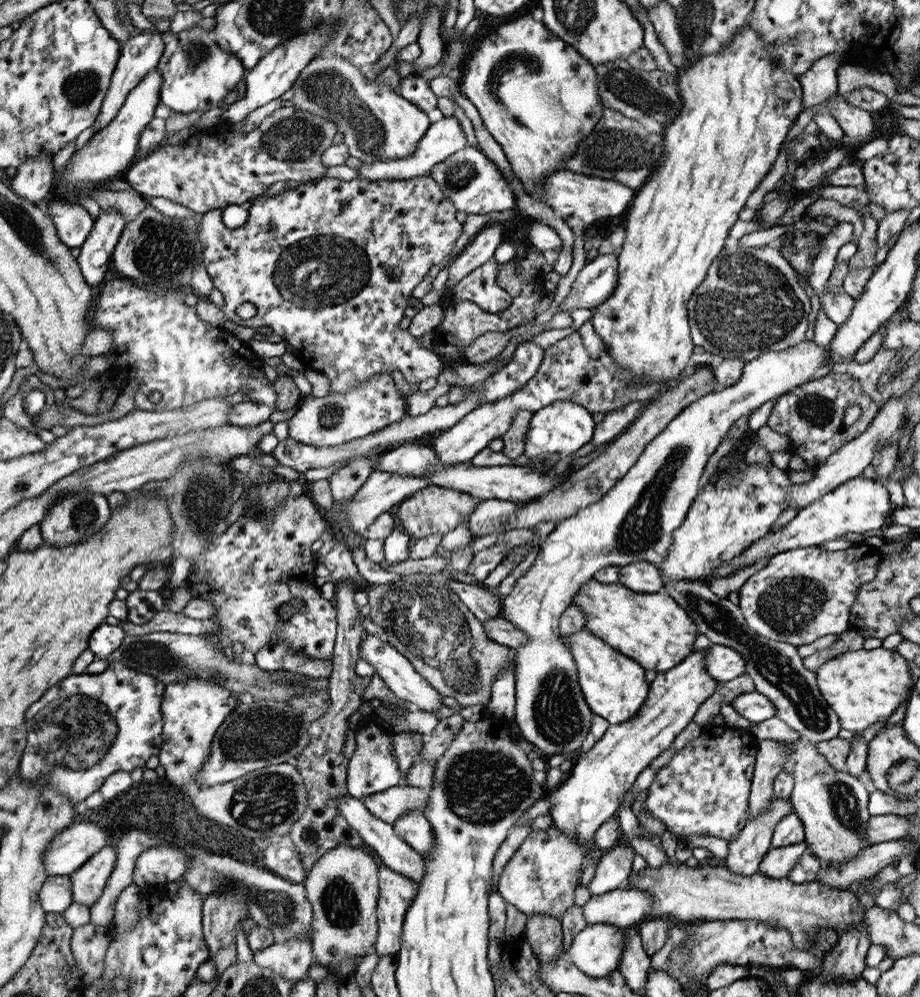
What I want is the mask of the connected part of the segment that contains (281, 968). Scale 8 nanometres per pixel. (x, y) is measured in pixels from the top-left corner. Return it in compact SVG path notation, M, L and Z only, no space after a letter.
M308 938L281 941L278 946L272 944L260 952L254 952L252 958L257 966L268 966L271 973L282 976L288 981L298 981L306 977L315 958L313 957L311 941Z

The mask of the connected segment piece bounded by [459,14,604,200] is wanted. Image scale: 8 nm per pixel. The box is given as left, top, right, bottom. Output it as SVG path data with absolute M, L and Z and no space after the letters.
M530 14L490 31L479 43L470 59L464 61L459 90L478 109L486 130L512 165L514 177L524 185L532 199L540 200L540 183L552 173L564 169L564 163L593 132L603 115L595 66Z

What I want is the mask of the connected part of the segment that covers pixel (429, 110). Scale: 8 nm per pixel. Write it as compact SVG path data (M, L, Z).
M411 74L401 82L402 85L398 86L398 91L406 100L412 101L429 115L432 123L442 120L444 116L437 107L438 97L428 86L428 80L423 79L420 75Z

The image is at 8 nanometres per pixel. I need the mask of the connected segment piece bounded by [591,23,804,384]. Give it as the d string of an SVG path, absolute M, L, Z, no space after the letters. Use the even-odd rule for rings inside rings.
M749 23L742 26L738 32L735 32L733 39L728 44L722 45L722 47L723 49L720 53L704 55L698 61L694 61L694 63L688 62L678 73L677 88L683 107L680 108L679 115L664 128L661 165L648 178L648 181L636 190L634 202L631 203L631 206L626 211L625 228L627 233L620 254L617 256L618 282L616 289L614 289L608 300L592 309L591 323L594 330L598 333L598 336L601 336L602 342L617 366L621 366L623 370L631 372L632 384L634 384L634 380L639 382L639 384L654 384L655 382L661 382L661 380L676 381L683 374L683 369L688 364L694 347L687 315L687 302L690 300L692 293L706 279L708 268L710 268L714 258L724 248L724 240L730 234L734 224L739 220L740 212L746 206L750 194L756 190L764 176L772 170L782 142L786 140L797 116L804 110L802 106L802 89L797 79L799 76L786 72L777 65L777 60L769 54L761 36L749 26Z

